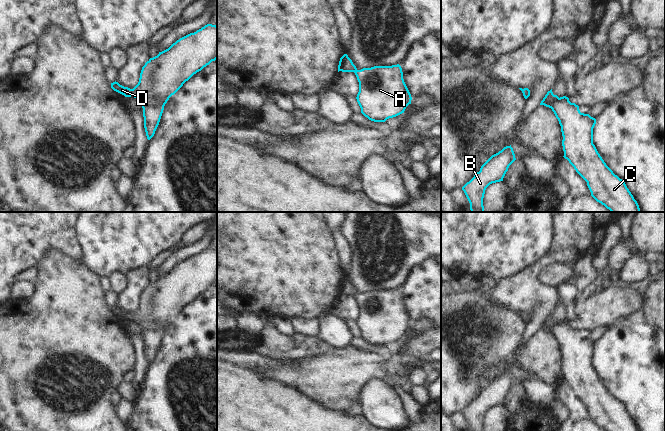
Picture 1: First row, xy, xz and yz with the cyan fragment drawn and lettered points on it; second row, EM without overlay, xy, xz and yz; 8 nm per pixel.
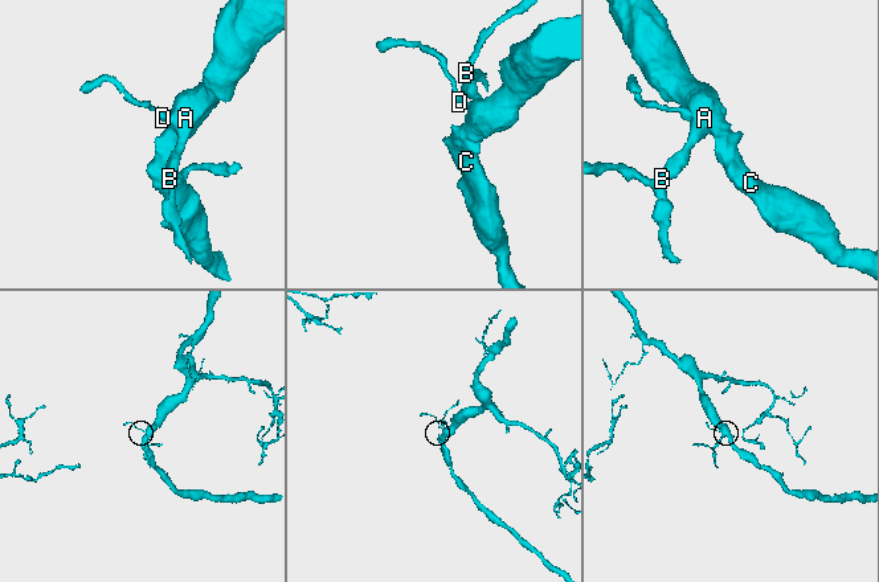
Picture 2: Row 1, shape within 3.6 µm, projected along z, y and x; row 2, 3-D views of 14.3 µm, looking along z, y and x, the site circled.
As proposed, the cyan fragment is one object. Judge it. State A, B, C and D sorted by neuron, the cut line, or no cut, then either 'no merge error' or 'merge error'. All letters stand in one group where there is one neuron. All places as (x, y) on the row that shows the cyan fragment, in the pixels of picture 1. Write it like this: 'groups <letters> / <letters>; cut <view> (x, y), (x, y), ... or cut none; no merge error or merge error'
groups A B C D; cut none; no merge error

